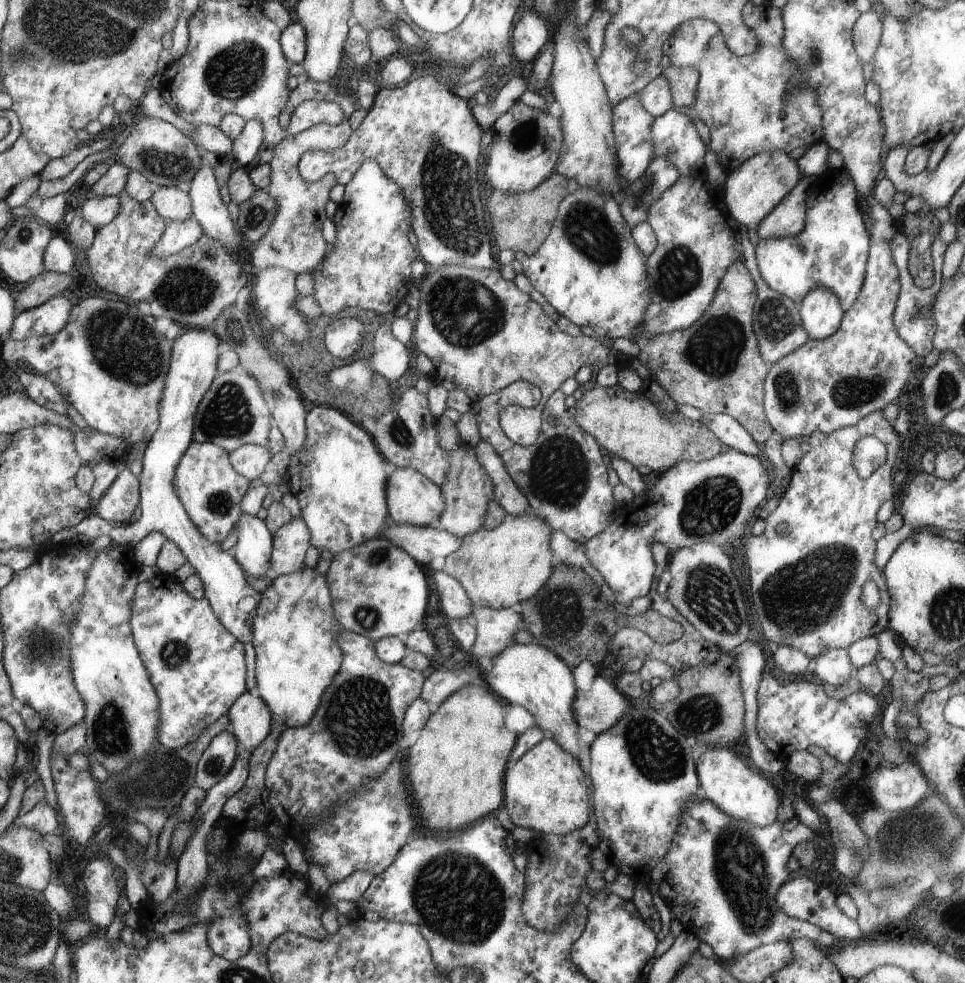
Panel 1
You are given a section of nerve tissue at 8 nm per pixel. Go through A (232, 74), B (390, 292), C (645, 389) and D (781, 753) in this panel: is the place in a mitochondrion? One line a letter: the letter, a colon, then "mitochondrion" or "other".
A: mitochondrion
B: other
C: other
D: other

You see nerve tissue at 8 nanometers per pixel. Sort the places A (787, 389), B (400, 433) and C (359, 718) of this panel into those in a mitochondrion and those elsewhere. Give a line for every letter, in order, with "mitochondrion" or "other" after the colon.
A: mitochondrion
B: mitochondrion
C: mitochondrion

